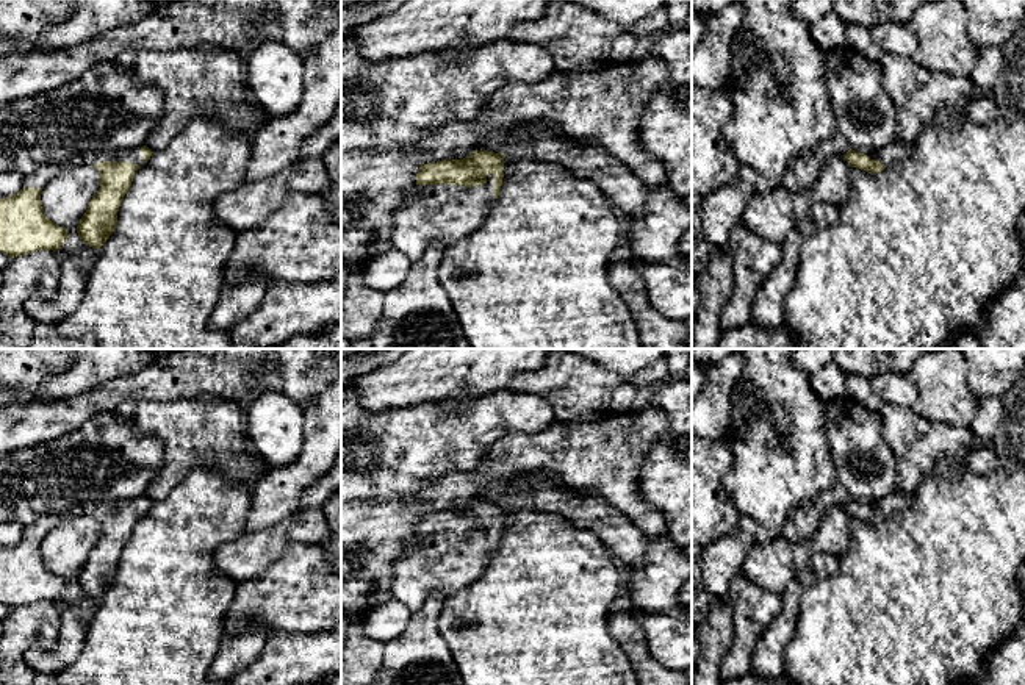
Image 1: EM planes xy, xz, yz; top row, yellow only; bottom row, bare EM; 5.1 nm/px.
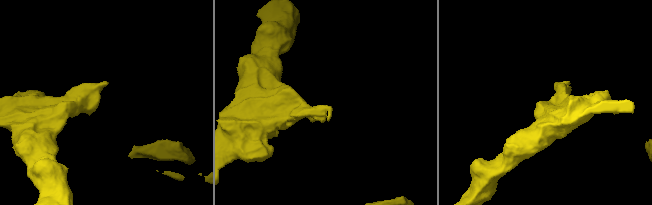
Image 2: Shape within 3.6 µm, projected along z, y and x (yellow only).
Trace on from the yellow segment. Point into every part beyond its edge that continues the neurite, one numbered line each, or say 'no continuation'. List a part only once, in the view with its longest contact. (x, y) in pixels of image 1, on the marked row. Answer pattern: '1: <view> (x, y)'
1: xz (443, 213)

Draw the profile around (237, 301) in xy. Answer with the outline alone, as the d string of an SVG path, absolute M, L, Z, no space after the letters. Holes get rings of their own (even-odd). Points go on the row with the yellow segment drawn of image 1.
M260 277L233 285L225 283L208 319L208 327L213 332L230 333L261 303L266 286L268 283Z

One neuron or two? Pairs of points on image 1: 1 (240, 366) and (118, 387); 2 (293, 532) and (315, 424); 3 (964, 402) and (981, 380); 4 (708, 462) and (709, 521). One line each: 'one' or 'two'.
1: one
2: two
3: two
4: one

